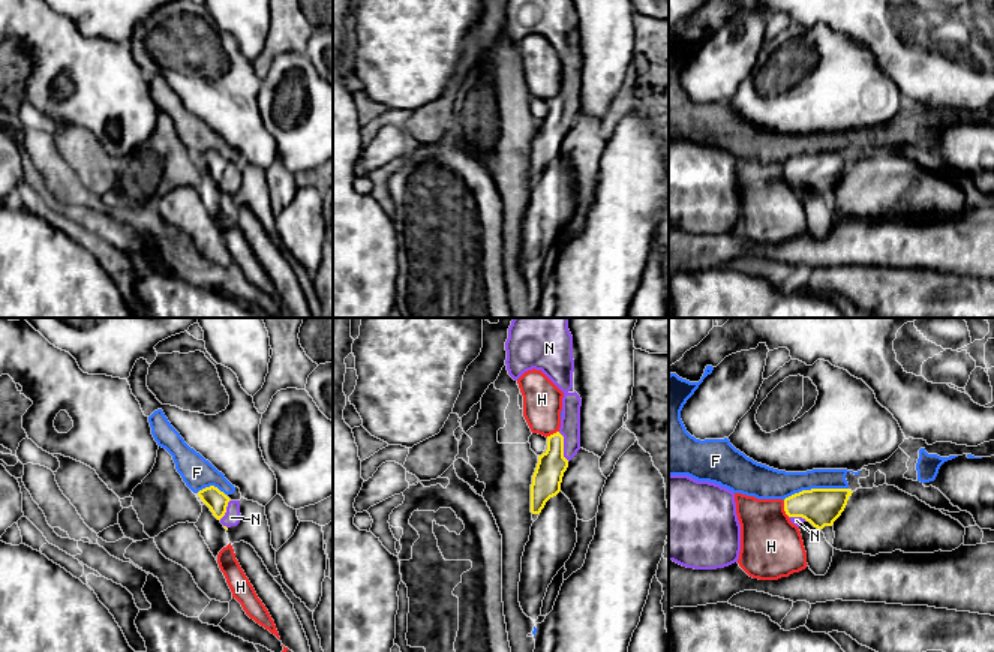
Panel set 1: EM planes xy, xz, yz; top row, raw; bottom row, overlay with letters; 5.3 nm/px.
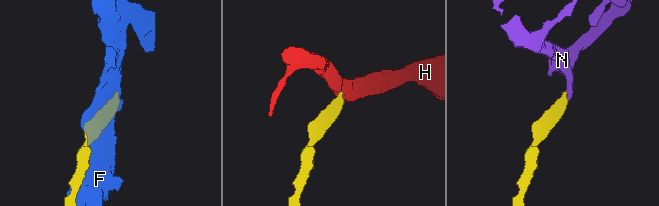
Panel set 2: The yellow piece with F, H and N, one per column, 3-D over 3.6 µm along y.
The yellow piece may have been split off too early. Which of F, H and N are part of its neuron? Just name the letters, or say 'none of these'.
N

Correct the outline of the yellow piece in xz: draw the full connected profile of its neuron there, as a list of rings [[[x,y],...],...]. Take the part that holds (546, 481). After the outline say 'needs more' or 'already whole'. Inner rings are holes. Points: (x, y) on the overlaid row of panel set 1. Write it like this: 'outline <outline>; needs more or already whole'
outline [[[514,318],[505,342],[507,370],[517,381],[528,370],[541,370],[562,393],[562,418],[556,433],[547,436],[547,450],[538,456],[531,484],[531,513],[540,514],[546,502],[561,492],[568,462],[580,450],[582,399],[573,388],[573,336],[568,318]]]; needs more

